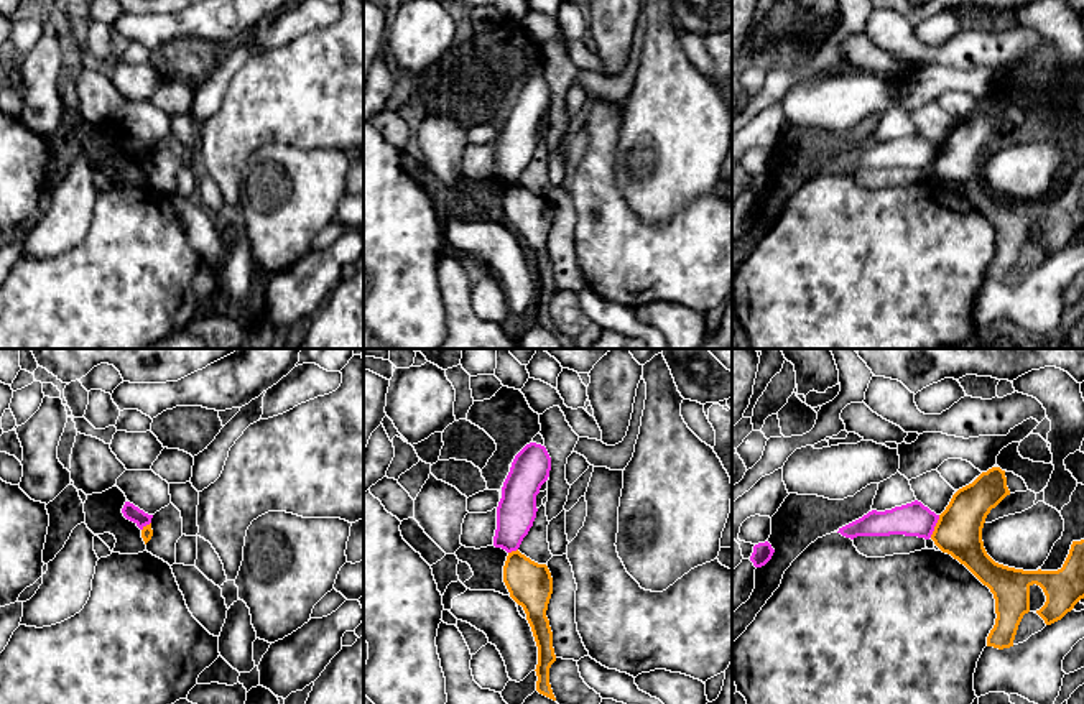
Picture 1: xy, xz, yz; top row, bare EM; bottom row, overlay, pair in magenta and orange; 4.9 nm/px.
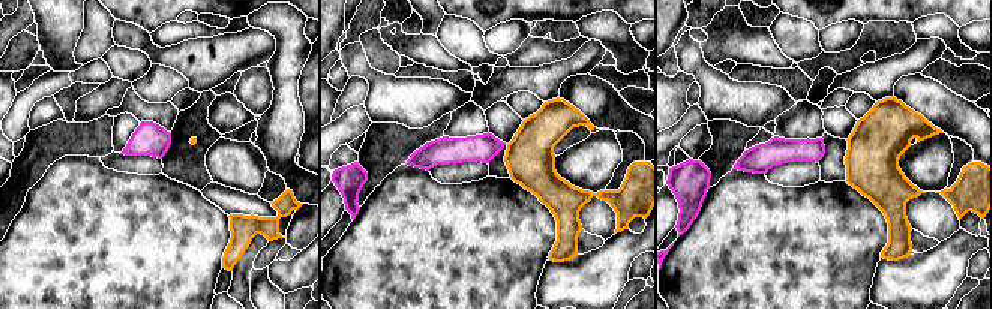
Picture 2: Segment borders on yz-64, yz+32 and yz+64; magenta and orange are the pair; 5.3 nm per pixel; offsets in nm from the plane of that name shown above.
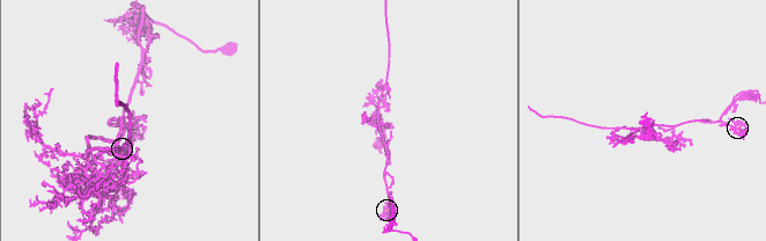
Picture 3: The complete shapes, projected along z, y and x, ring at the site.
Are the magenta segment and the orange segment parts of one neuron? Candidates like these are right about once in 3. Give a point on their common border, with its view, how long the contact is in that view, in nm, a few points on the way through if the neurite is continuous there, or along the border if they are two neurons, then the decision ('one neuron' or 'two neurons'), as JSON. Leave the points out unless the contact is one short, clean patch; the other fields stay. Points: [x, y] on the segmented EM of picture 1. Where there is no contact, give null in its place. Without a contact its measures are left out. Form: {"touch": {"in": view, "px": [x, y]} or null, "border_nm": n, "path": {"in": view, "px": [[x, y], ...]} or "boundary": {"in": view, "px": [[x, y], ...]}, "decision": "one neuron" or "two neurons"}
{"touch": {"in": "yz", "px": [935, 525]}, "border_nm": 120, "boundary": {"in": "yz", "px": [[940, 515], [930, 537]]}, "decision": "two neurons"}

